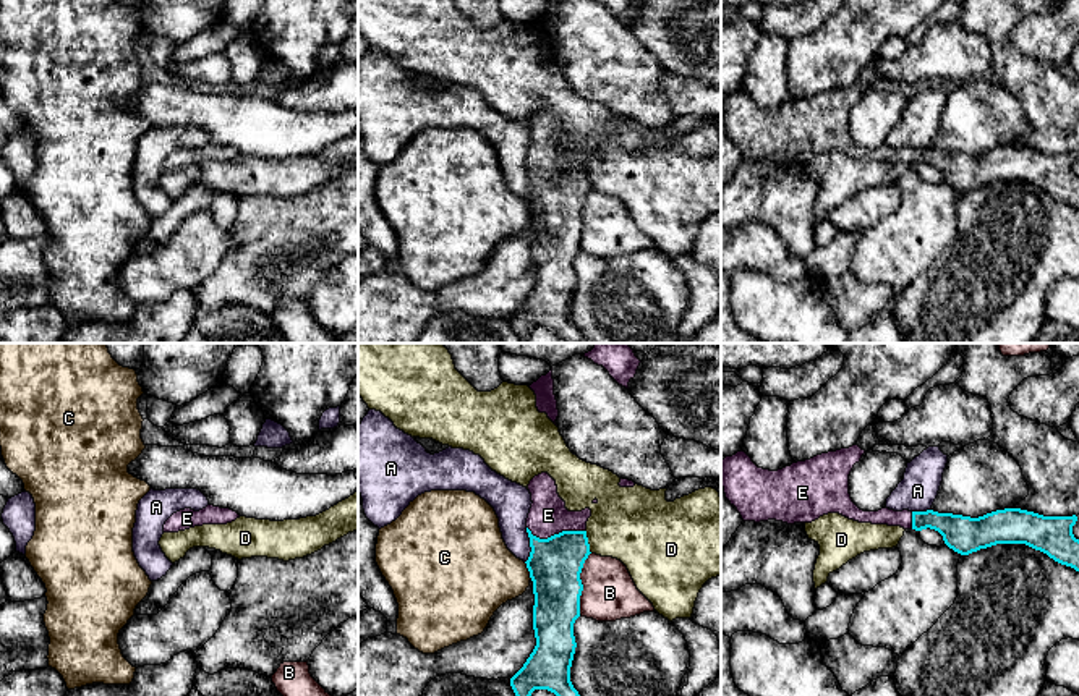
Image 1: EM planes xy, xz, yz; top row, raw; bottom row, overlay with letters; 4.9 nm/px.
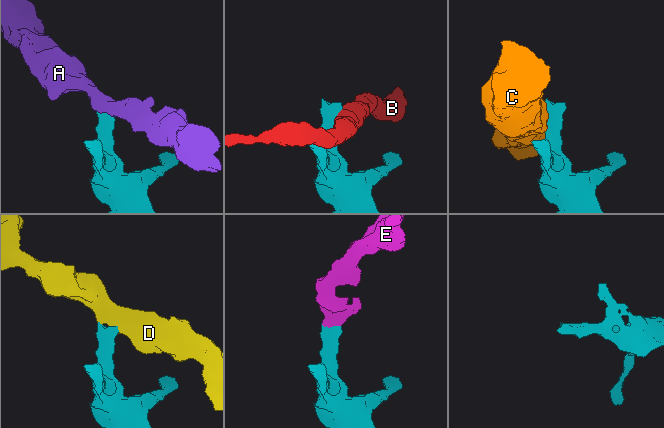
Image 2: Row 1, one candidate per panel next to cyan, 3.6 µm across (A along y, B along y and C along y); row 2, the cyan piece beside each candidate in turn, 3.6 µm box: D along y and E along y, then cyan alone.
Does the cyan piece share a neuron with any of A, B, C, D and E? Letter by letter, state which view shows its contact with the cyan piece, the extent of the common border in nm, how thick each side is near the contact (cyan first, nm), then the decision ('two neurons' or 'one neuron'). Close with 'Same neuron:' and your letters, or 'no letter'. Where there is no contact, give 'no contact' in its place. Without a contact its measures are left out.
A: contact in xz; length 180 nm; calibres 260 and 190 nm; two neurons
B: contact in xz; length 320 nm; calibres 260 and 260 nm; two neurons
C: contact in xz; length 100 nm; calibres 260 and 380 nm; two neurons
D: contact in xz; length 120 nm; calibres 260 and 380 nm; two neurons
E: contact in xz; length 280 nm; calibres 260 and 190 nm; one neuron
Same neuron: E

